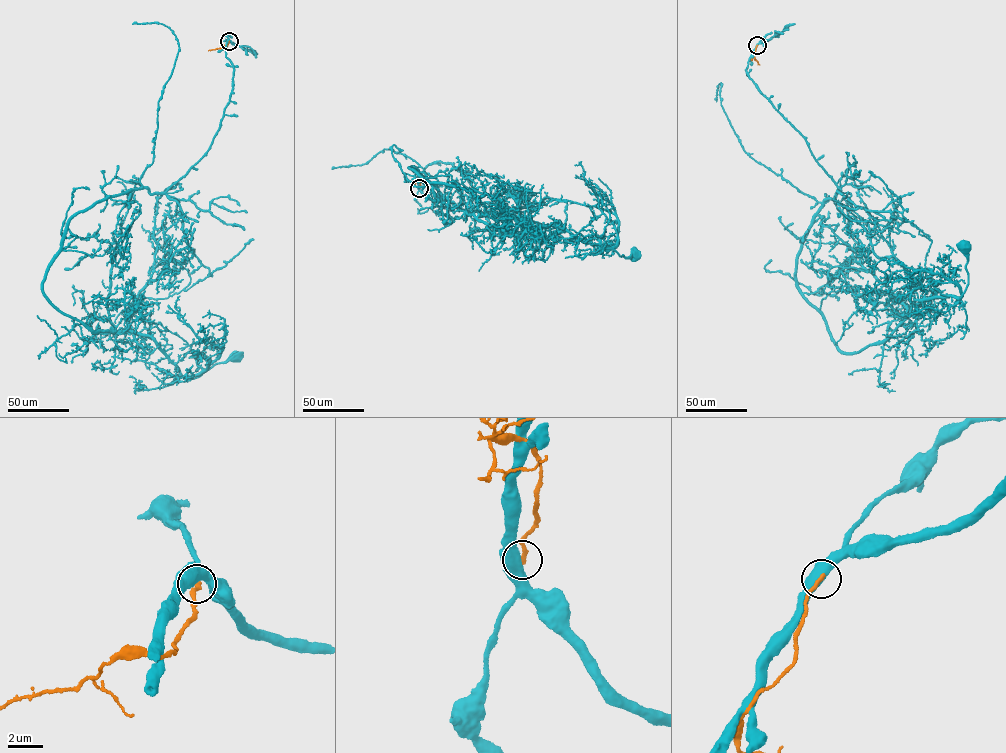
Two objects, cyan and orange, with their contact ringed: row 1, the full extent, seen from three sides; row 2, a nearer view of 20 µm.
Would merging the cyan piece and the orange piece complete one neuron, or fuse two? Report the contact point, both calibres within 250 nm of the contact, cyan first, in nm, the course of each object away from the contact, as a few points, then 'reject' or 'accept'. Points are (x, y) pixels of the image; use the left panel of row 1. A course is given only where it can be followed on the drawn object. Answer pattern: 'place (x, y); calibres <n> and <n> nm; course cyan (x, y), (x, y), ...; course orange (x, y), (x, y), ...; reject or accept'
place (229, 41); calibres 550 and 240 nm; course cyan (228, 40), (219, 127), (166, 192), (187, 255), (154, 268), (128, 327), (187, 378), (238, 356); course orange (228, 40), (227, 45), (208, 50); reject

